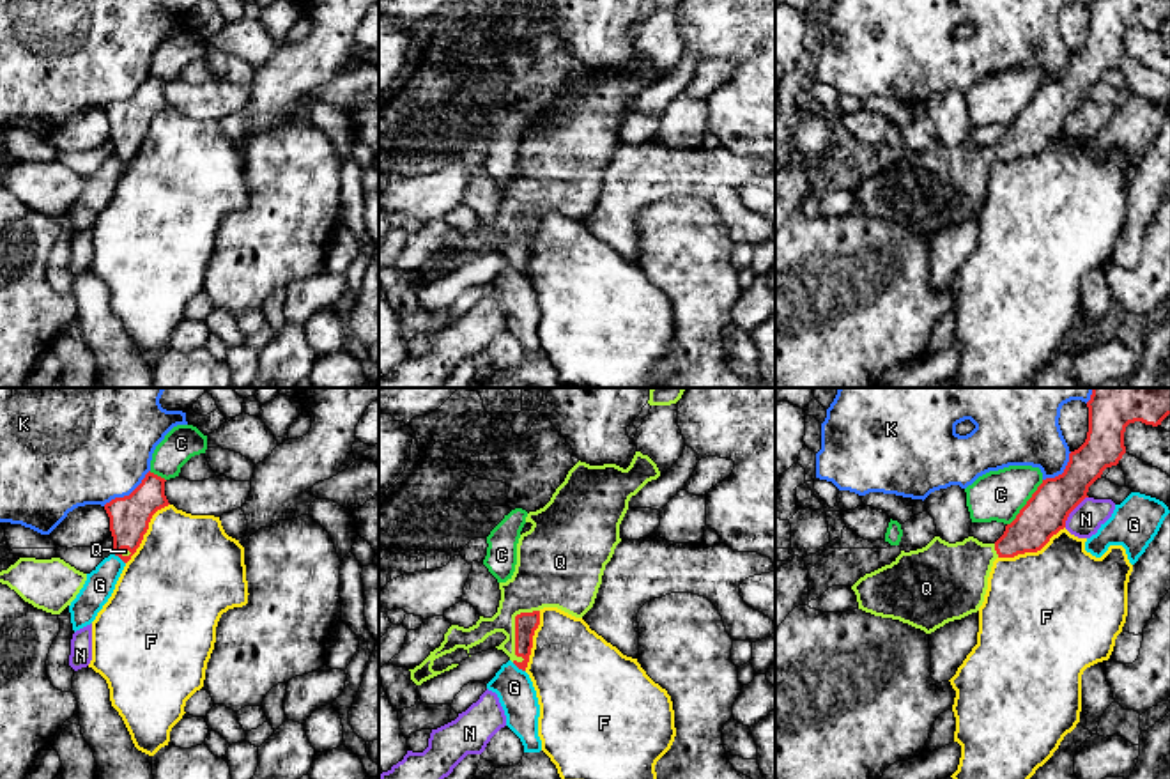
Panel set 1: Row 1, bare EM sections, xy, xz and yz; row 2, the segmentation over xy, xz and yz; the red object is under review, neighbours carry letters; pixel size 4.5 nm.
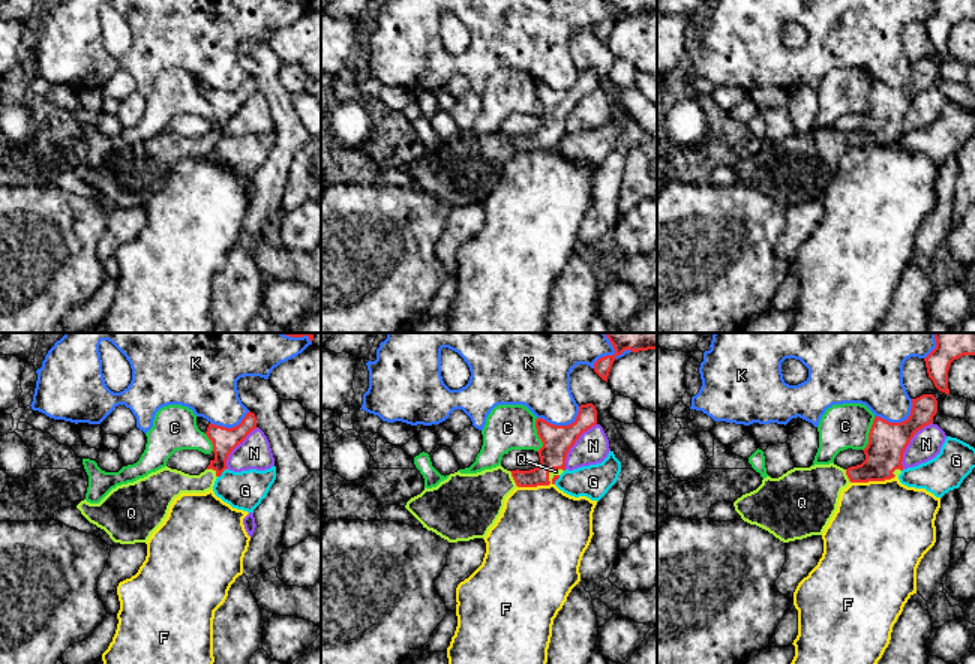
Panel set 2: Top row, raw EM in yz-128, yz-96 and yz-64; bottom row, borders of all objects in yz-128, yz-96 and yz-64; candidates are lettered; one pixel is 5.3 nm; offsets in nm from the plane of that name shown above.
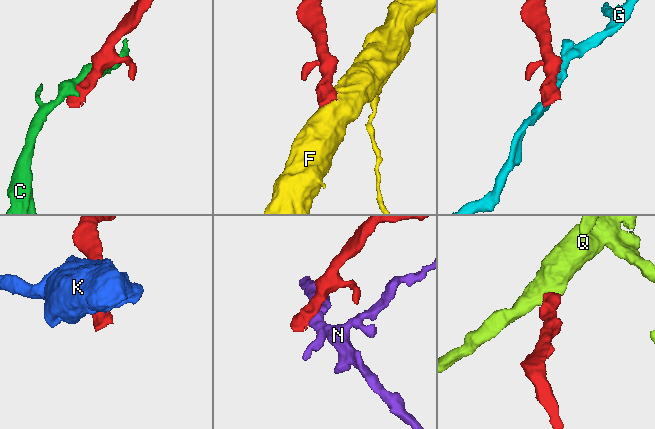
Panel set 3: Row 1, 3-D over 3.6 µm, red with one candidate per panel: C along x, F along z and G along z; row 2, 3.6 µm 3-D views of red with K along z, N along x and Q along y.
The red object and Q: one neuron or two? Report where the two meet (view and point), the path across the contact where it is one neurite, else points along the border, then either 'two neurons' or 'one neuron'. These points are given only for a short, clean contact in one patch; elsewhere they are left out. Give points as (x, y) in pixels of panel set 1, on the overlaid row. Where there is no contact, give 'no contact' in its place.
xz (515, 629) | across xz (526, 624), (515, 629), (521, 599), (538, 581) | one neuron

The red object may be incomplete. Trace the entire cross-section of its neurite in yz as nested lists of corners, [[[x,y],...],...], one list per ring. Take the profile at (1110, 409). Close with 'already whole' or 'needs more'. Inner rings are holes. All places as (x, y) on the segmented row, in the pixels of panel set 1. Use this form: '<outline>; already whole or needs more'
[[[1092,388],[1087,407],[1089,432],[1085,443],[1069,453],[1069,462],[1062,474],[1043,480],[995,544],[982,544],[974,536],[949,544],[935,536],[922,549],[901,551],[890,565],[866,574],[851,586],[858,609],[874,616],[899,620],[926,634],[977,613],[984,602],[993,561],[997,558],[1037,552],[1053,535],[1064,529],[1069,513],[1089,497],[1089,487],[1101,478],[1106,467],[1117,466],[1126,453],[1126,427],[1135,421],[1158,427],[1170,414],[1170,388]]]; needs more

